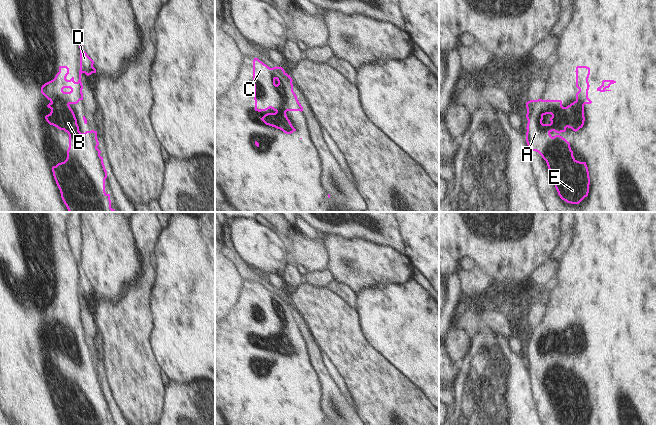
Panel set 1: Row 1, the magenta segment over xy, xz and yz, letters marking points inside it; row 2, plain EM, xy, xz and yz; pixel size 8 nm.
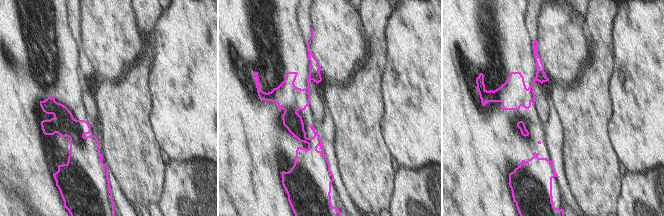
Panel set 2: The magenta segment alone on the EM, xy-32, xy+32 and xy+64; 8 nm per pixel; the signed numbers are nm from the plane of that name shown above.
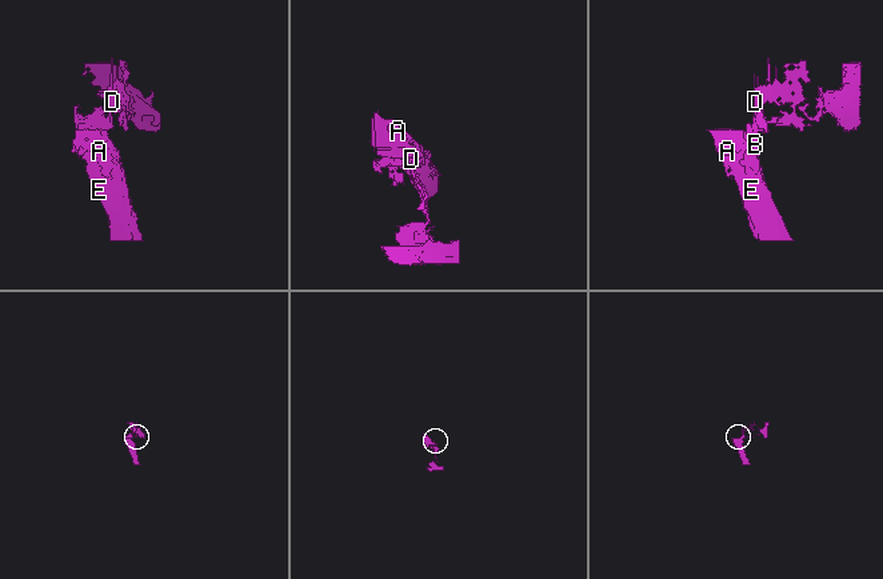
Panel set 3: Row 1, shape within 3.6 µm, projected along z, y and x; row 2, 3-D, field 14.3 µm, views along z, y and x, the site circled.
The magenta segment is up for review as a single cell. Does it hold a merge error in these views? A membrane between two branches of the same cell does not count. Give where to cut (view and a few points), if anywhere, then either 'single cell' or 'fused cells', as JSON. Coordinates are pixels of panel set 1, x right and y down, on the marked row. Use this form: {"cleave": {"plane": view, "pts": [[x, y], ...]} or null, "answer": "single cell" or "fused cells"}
{"cleave": {"plane": "xy", "pts": [[51, 102], [68, 104]]}, "answer": "fused cells"}

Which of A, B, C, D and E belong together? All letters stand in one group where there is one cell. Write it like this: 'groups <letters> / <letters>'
groups A B C E / D

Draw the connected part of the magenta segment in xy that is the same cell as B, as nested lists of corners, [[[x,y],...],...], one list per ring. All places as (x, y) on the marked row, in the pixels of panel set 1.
[[[69,104],[47,105],[51,112],[45,116],[46,121],[60,130],[64,130],[69,135],[69,148],[67,150],[67,158],[64,162],[58,163],[52,167],[52,172],[56,184],[60,190],[61,198],[69,212],[115,212],[111,208],[110,194],[105,192],[105,179],[107,171],[103,163],[103,157],[100,156],[101,151],[97,148],[99,145],[97,139],[97,131],[91,130],[81,133],[77,124],[77,119]]]

